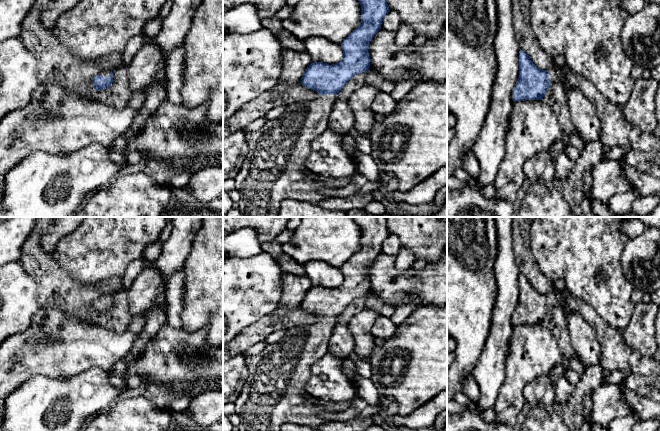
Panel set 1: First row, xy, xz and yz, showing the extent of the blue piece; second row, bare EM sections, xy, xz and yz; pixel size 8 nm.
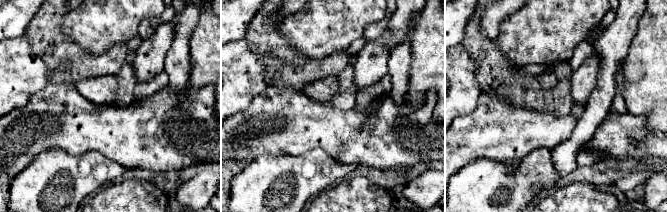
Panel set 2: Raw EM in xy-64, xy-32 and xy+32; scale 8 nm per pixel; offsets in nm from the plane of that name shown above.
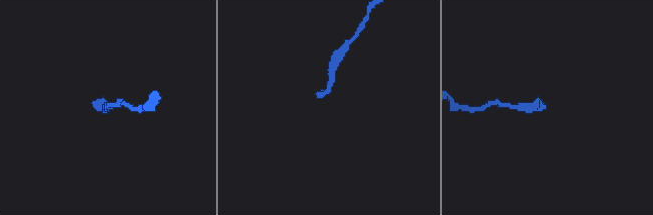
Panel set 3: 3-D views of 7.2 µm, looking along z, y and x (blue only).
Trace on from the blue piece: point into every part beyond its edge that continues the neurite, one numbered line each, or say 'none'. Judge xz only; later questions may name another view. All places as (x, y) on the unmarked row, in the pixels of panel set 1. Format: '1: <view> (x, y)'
1: xz (272, 396)

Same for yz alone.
1: yz (554, 301)

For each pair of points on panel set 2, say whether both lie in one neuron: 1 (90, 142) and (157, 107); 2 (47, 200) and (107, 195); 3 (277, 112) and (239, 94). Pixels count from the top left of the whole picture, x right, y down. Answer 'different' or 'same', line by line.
1: same
2: different
3: different

